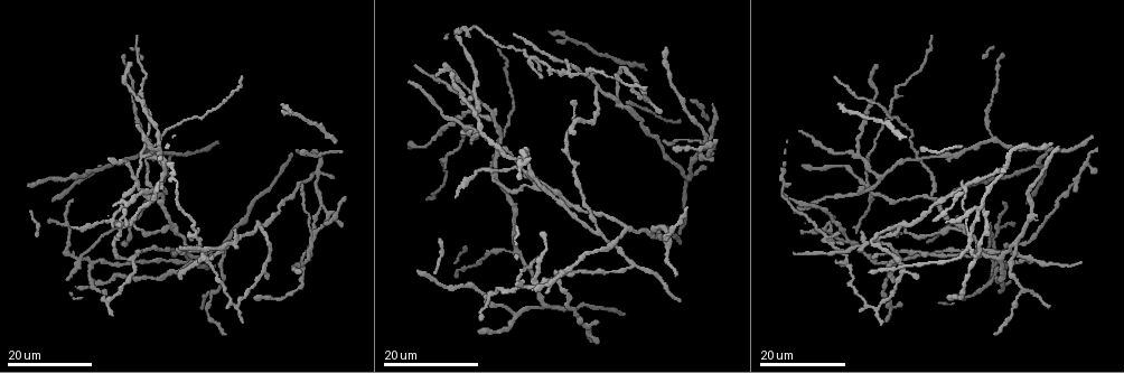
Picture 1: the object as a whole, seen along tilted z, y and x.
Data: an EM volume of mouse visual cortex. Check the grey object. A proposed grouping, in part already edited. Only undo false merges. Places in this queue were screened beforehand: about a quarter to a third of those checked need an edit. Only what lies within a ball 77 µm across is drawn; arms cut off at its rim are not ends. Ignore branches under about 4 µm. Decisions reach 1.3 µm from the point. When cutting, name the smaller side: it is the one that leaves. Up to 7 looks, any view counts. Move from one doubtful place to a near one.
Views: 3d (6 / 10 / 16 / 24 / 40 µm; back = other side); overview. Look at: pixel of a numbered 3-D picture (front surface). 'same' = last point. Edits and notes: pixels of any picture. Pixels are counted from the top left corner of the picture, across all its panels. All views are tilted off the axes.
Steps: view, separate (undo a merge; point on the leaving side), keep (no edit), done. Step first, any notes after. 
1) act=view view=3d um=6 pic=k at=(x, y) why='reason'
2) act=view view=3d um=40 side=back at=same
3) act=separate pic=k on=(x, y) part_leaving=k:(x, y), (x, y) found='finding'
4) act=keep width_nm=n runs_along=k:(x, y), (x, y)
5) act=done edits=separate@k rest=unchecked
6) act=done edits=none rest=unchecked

act=view view=3d um=16 pic=1 at=(309, 244)

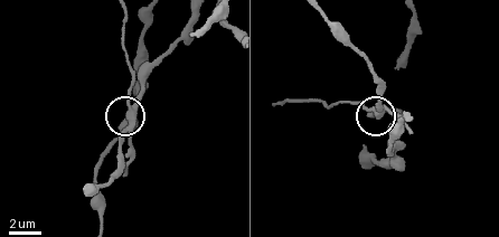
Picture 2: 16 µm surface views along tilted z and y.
act=view view=3d um=6 pic=2 at=(133, 113) why='closer look'

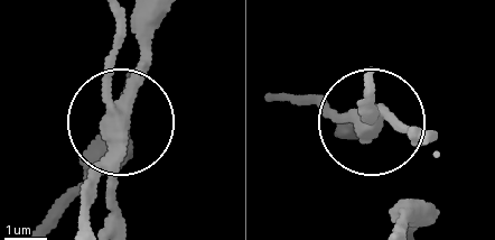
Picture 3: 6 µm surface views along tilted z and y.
act=separate pic=3 on=(110, 202) arms=3 found='two cells meet here'

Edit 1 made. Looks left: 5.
act=view view=3d um=24 pic=1 at=(868, 183) why='a fork'

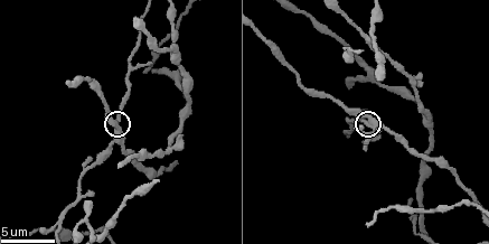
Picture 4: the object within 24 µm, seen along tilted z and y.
act=view view=3d um=6 pic=4 at=(370, 118) why='zoom in'

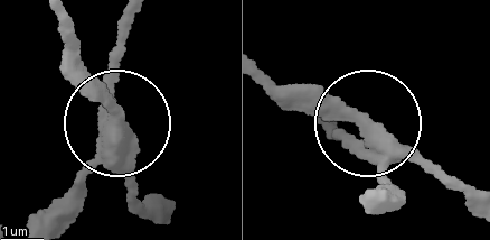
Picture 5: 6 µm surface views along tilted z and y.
act=view view=3d um=6 side=back pic=5 at=(116, 115) why='from behind'

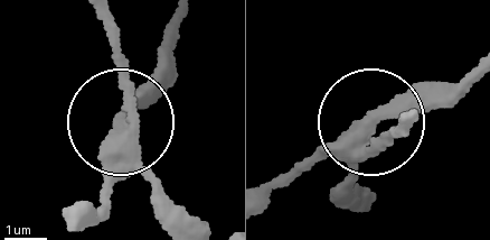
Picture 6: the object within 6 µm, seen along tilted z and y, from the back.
act=separate pic=6 on=(158, 196) width_nm=360 part_leaving=6:(124, 146), (130, 95), (110, 20) found='two cells meet here'

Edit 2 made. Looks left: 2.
act=view view=3d um=16 pic=4 at=(153, 70) why='four-way junction'

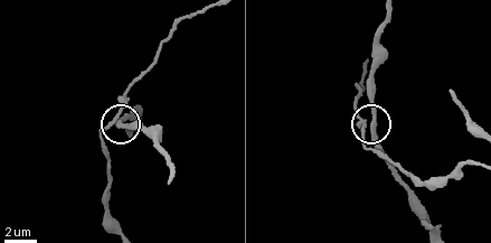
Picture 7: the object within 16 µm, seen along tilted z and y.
act=keep arms=4 found='continuous, no second cell'

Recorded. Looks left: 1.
act=done edits=separate@3,separate@6 rest=unchecked

